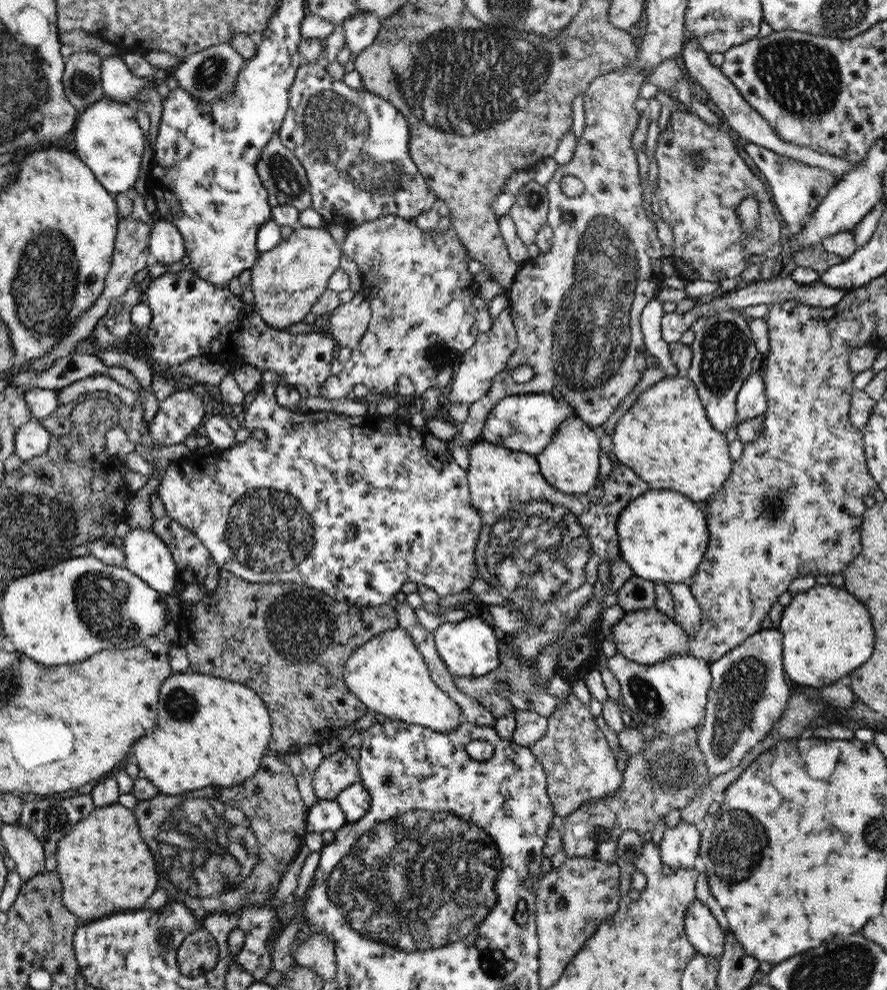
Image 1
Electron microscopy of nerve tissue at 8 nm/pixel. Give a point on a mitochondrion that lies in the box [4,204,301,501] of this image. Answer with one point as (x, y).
(44, 287)

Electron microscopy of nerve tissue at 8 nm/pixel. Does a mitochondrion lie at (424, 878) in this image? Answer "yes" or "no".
yes

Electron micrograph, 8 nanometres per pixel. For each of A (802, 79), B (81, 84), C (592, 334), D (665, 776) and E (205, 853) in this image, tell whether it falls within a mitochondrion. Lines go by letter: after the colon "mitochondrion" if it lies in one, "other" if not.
A: mitochondrion
B: mitochondrion
C: mitochondrion
D: mitochondrion
E: mitochondrion

